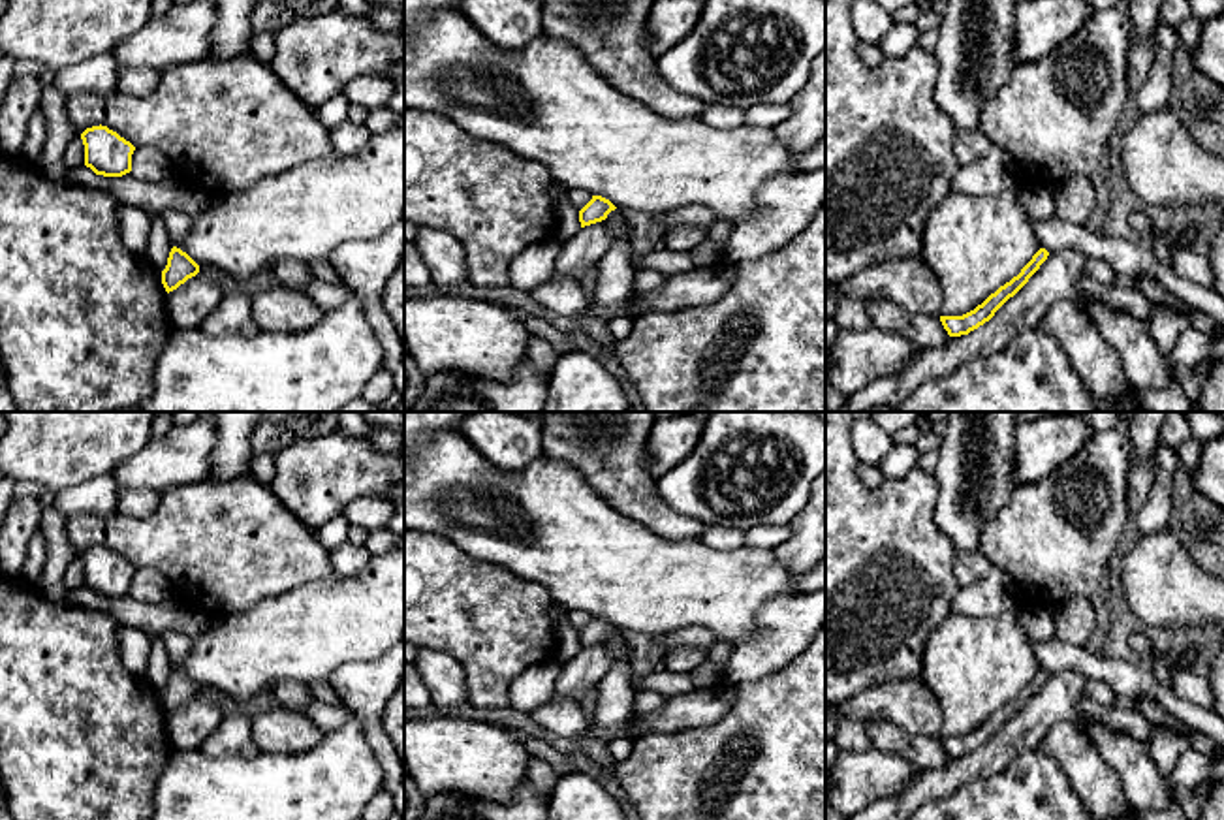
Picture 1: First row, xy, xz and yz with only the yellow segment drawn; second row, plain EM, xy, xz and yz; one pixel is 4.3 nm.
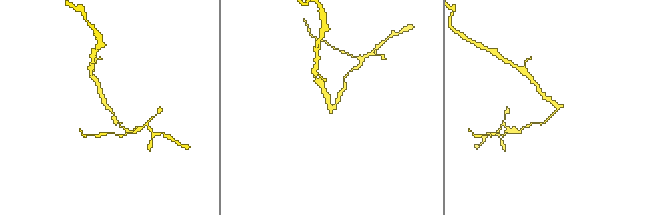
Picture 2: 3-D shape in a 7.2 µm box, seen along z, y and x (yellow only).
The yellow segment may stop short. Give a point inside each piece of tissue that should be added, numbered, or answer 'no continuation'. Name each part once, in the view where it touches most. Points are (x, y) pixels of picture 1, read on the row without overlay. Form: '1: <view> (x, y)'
no continuation

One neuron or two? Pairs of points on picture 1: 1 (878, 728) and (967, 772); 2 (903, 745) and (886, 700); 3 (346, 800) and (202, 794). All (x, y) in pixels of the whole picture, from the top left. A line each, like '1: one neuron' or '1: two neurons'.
1: two neurons
2: two neurons
3: one neuron

